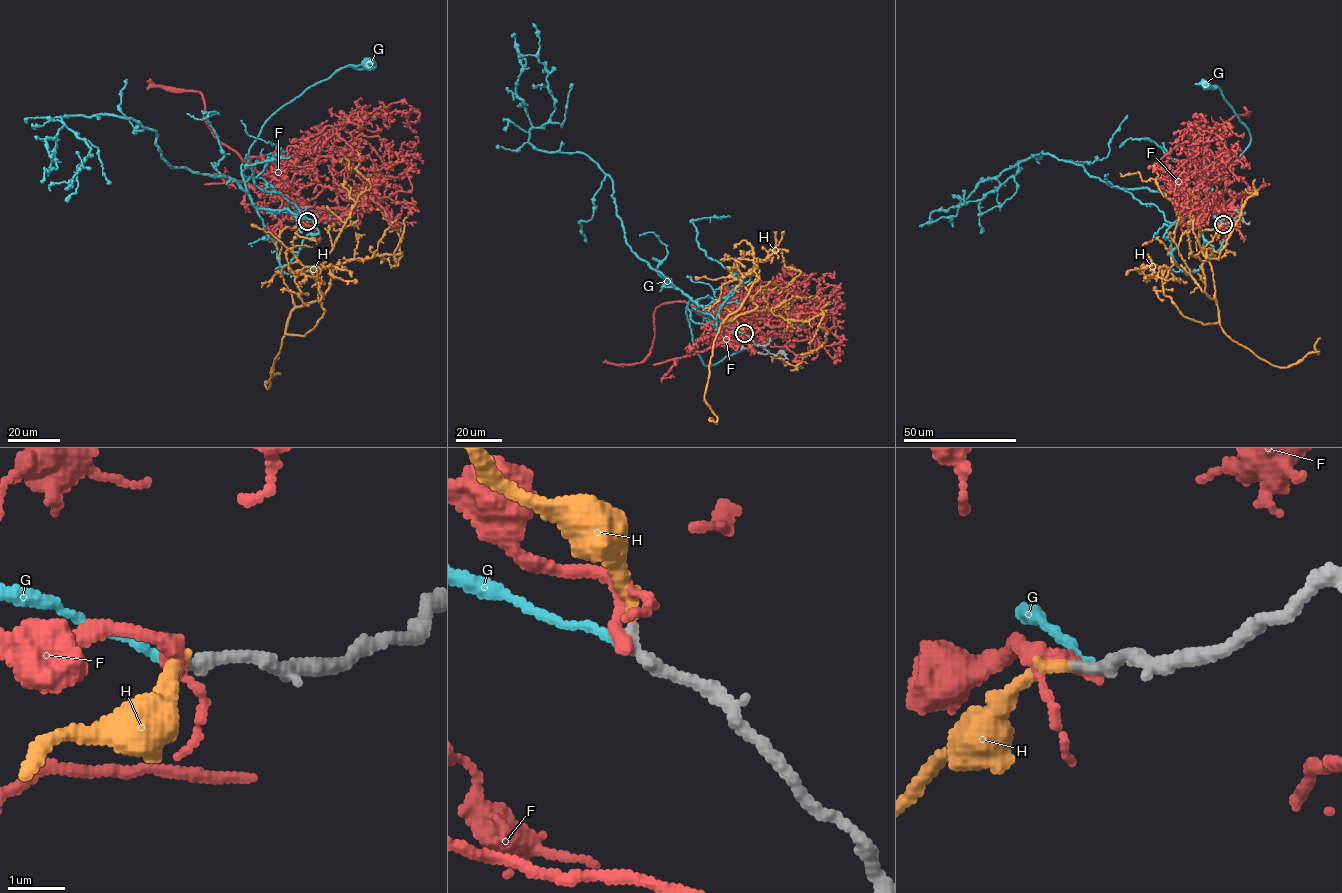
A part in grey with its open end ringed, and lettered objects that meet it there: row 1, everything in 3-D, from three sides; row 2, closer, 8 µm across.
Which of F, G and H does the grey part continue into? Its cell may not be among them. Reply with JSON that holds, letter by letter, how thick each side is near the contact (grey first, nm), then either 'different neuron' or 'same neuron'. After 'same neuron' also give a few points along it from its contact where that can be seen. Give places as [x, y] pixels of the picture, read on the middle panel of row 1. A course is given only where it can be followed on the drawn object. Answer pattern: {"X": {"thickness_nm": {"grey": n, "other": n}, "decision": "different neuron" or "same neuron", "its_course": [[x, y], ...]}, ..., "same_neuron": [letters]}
{"F": {"thickness_nm": {"grey": 240, "other": 180}, "decision": "different neuron"}, "G": {"thickness_nm": {"grey": 240, "other": 140}, "decision": "different neuron"}, "H": {"thickness_nm": {"grey": 240, "other": 200}, "decision": "same neuron", "its_course": [[744, 333], [719, 306], [730, 321], [766, 309], [804, 321], [823, 315], [823, 344], [795, 365], [772, 362]]}, "same_neuron": ["H"]}

